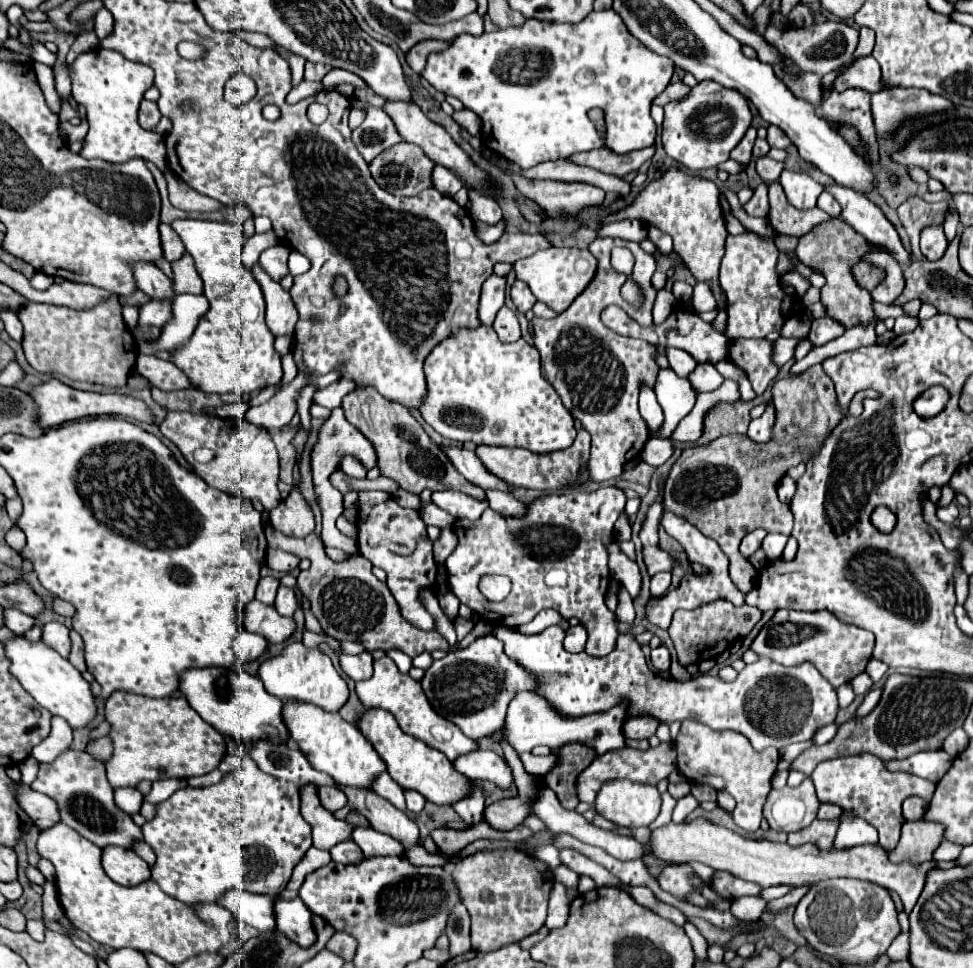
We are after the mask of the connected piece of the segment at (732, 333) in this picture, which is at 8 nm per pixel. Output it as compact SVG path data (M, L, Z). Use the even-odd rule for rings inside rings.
M744 233L726 239L726 255L722 259L720 277L728 299L728 339L766 337L768 333L780 329L784 325L784 317L792 313L792 297L788 297L780 287L776 261L778 249L774 245L774 237Z

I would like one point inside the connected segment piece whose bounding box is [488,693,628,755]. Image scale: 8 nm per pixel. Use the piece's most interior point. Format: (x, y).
(530, 721)

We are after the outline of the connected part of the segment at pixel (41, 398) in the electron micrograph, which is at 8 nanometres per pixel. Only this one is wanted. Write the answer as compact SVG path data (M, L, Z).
M48 379L40 385L36 385L30 391L34 403L38 405L38 415L36 423L42 429L56 427L68 421L84 419L84 417L100 417L100 415L120 415L124 419L132 419L138 423L154 423L154 413L148 409L148 405L142 399L136 399L132 395L122 395L118 391L108 391L108 393L92 393L92 391L78 391L74 387L68 387L66 383L58 379Z

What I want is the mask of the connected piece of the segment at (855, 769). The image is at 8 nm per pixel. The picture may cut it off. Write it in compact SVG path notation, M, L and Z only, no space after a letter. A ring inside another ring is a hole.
M860 753L860 755L850 755L850 757L838 757L830 759L826 763L820 763L814 773L810 775L818 799L822 803L832 803L838 805L844 811L850 811L856 817L866 819L870 825L878 829L880 845L888 851L892 851L900 839L900 827L904 825L904 815L902 815L902 801L906 797L918 795L924 801L930 801L934 795L936 785L928 783L922 777L916 777L912 773L904 771L888 771L884 763L870 753Z

